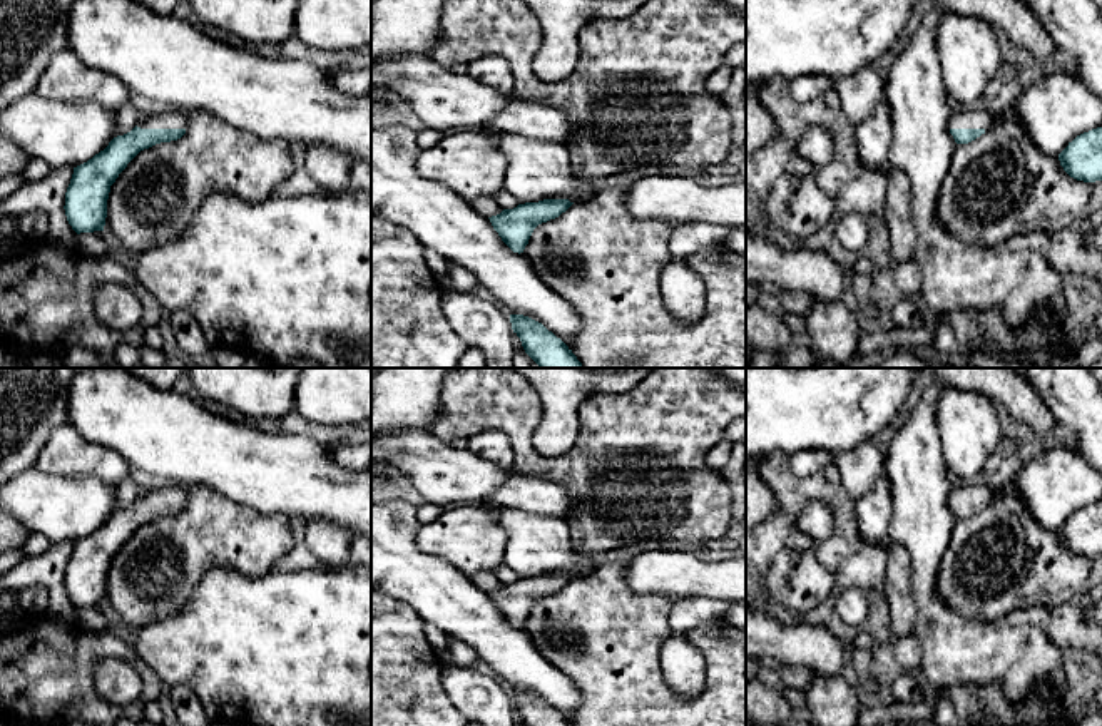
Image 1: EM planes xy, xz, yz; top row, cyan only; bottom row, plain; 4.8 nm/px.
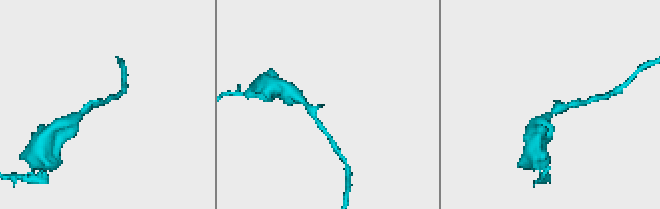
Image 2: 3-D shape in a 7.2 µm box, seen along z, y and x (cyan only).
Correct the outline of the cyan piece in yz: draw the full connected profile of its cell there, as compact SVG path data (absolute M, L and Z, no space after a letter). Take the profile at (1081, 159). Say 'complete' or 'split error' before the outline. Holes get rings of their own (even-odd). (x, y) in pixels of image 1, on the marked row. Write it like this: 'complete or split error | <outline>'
complete | M1102 127L1077 135L1059 154L1064 171L1084 182L1102 181Z

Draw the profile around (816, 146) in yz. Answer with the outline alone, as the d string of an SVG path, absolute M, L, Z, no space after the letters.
M809 127L798 144L798 154L813 166L821 167L829 162L834 154L833 139L823 127Z

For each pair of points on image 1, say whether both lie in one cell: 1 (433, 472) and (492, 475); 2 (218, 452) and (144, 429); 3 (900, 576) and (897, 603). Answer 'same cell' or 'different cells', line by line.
1: same cell
2: same cell
3: same cell

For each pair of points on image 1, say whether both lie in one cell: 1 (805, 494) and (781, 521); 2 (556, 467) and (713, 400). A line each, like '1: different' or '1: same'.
1: same
2: same

